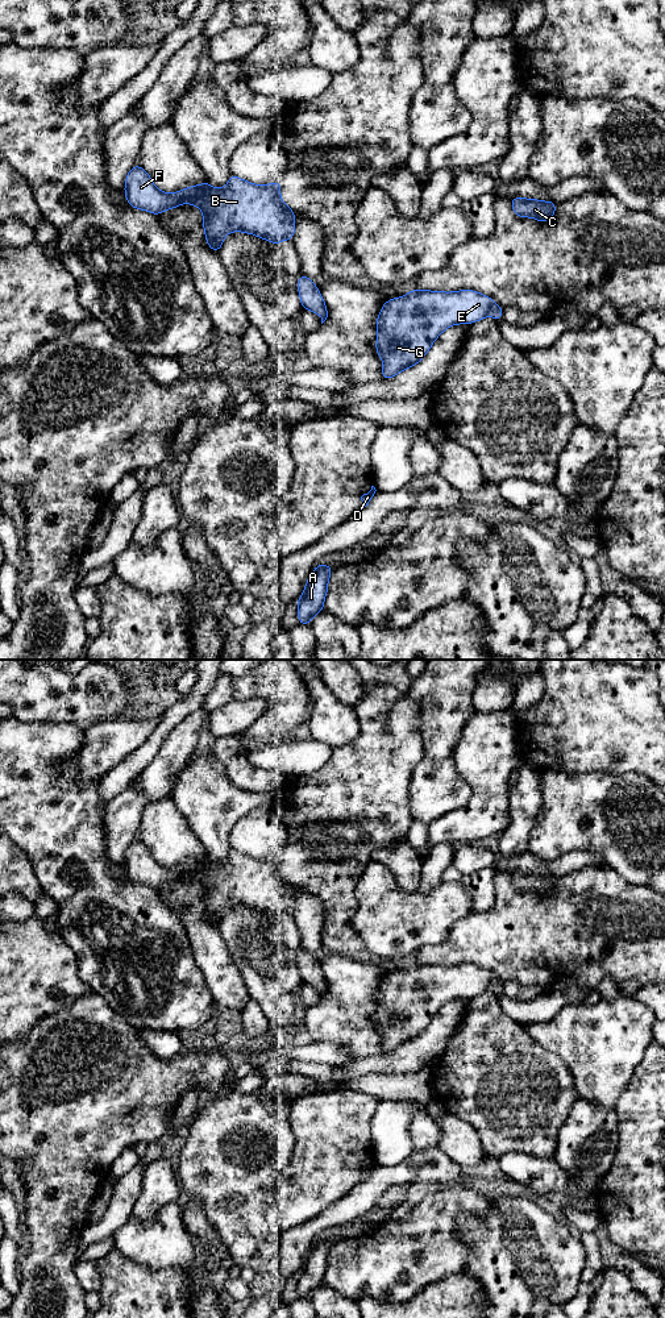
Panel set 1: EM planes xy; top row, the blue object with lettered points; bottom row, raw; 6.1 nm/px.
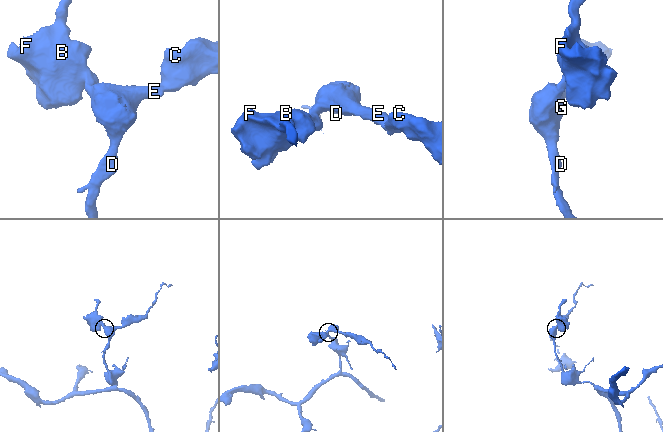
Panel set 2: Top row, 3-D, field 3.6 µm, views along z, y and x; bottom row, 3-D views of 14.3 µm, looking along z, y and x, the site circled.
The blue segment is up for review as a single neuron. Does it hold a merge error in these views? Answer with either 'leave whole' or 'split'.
leave whole

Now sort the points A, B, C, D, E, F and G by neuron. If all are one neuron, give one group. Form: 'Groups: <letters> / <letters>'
Groups: A B C D E F G

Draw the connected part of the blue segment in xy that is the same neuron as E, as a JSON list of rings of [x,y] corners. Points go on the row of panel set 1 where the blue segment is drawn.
[[[411,290],[403,298],[387,300],[377,319],[375,350],[383,362],[382,379],[391,379],[419,363],[446,328],[454,324],[473,324],[487,316],[499,321],[503,311],[491,298],[473,290],[454,292]]]

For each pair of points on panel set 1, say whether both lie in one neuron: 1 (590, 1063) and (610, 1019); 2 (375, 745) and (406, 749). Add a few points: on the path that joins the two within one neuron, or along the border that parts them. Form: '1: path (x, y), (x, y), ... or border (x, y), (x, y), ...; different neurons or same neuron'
1: path (601, 1052), (602, 1044), (610, 1036), (610, 1030); same neuron
2: path (383, 747), (395, 747), (398, 749); same neuron

